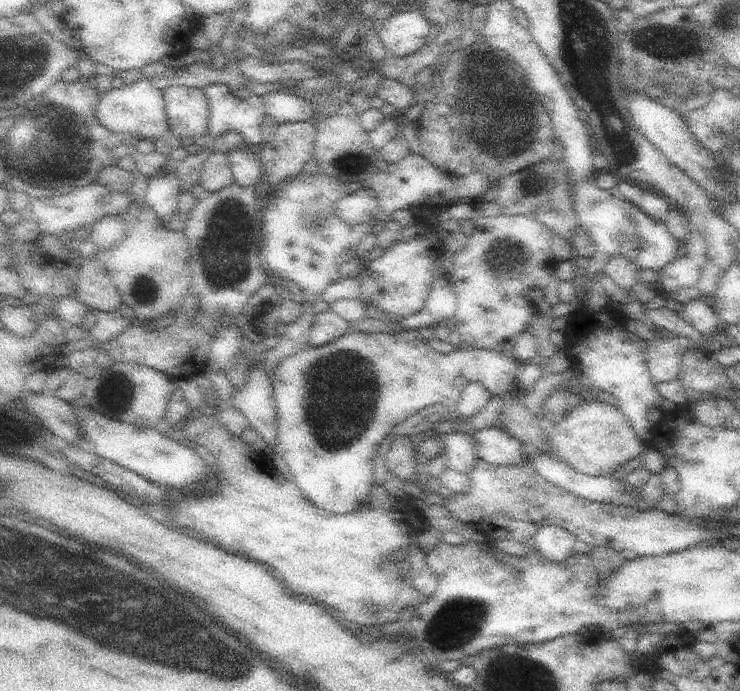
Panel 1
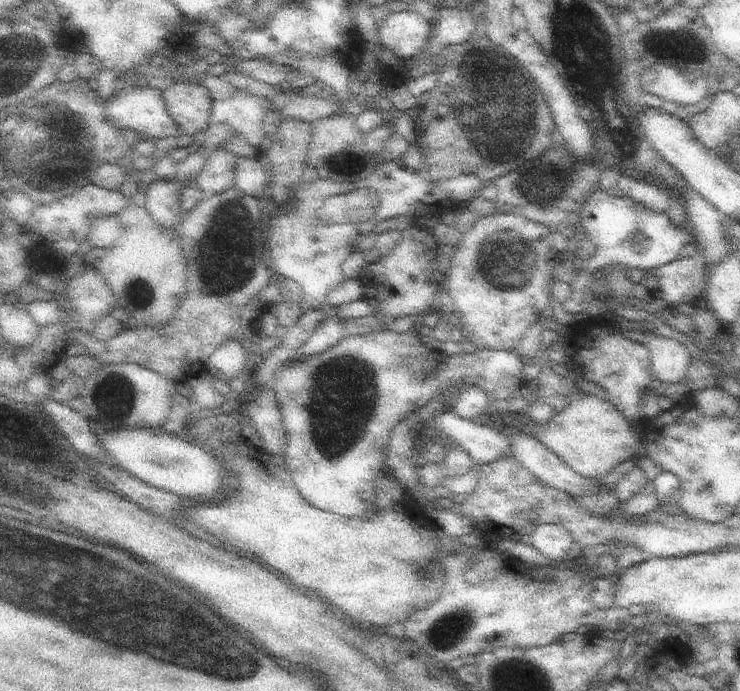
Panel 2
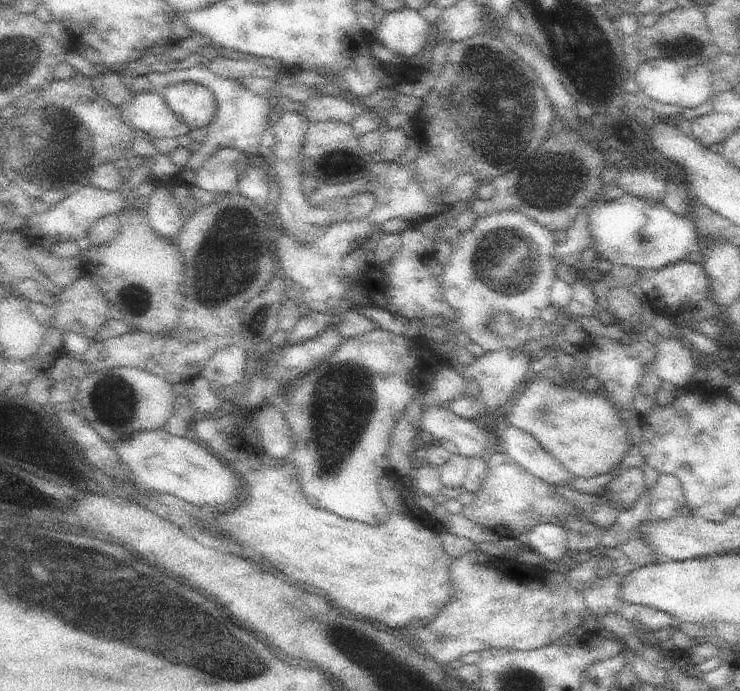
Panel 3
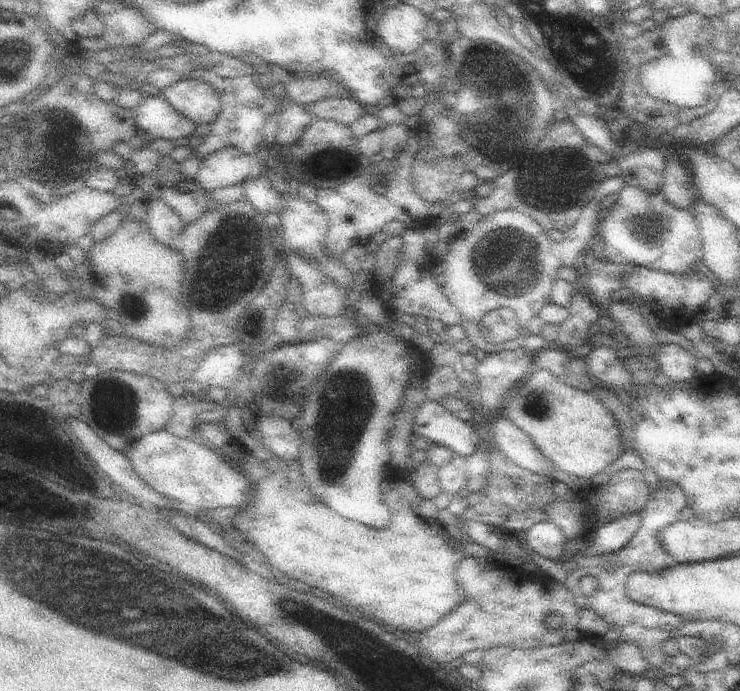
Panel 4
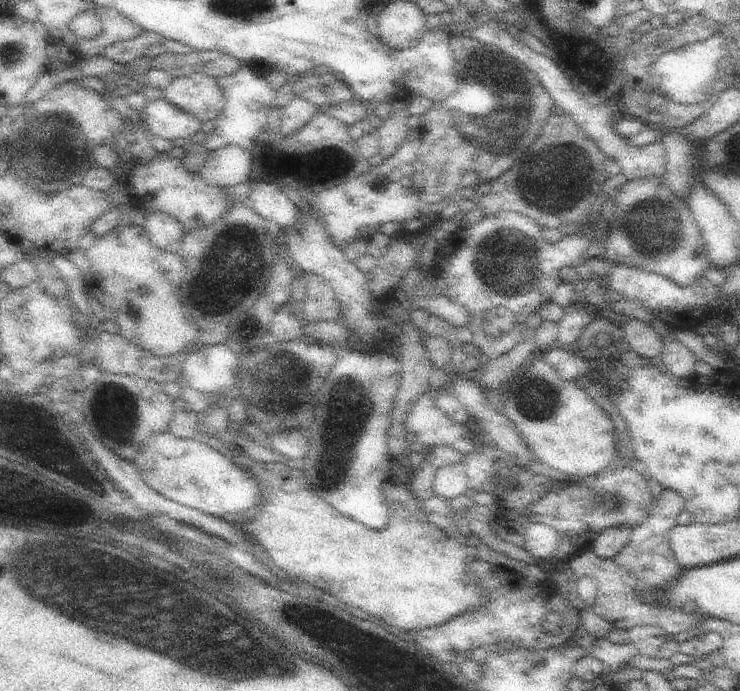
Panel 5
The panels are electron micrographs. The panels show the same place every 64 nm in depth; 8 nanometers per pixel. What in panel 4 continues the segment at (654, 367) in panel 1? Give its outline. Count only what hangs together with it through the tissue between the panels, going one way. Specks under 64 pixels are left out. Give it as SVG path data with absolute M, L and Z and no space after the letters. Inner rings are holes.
M678 344L662 345L655 358L659 371L672 381L687 382L698 376L697 359Z

